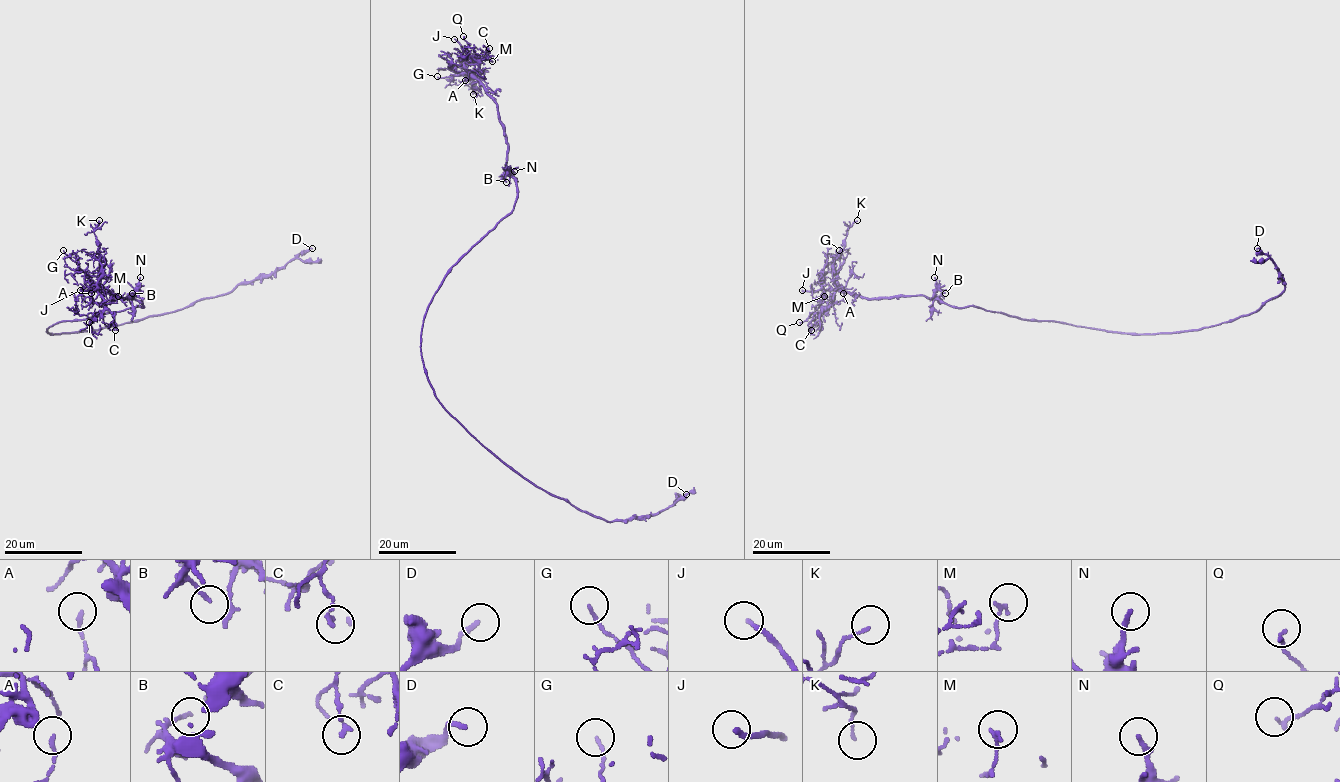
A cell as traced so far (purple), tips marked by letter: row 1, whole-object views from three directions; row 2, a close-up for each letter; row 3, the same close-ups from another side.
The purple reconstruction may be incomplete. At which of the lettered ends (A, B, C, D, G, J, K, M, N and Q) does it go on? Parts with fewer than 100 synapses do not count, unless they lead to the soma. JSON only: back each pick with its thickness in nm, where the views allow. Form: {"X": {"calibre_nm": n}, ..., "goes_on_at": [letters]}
{"J": {"calibre_nm": 200}, "goes_on_at": ["J"]}

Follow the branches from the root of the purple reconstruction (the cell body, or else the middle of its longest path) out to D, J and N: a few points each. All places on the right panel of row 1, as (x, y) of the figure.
D: (1094, 329), (1125, 333), (1197, 331), (1248, 315), (1284, 290), (1284, 281), (1276, 265), (1257, 248)
J: (1094, 329), (1053, 321), (1024, 320), (972, 305), (953, 307), (924, 296), (867, 299), (830, 287), (802, 290)
N: (1094, 329), (1053, 321), (1024, 320), (972, 305), (953, 307), (937, 298), (934, 277)

